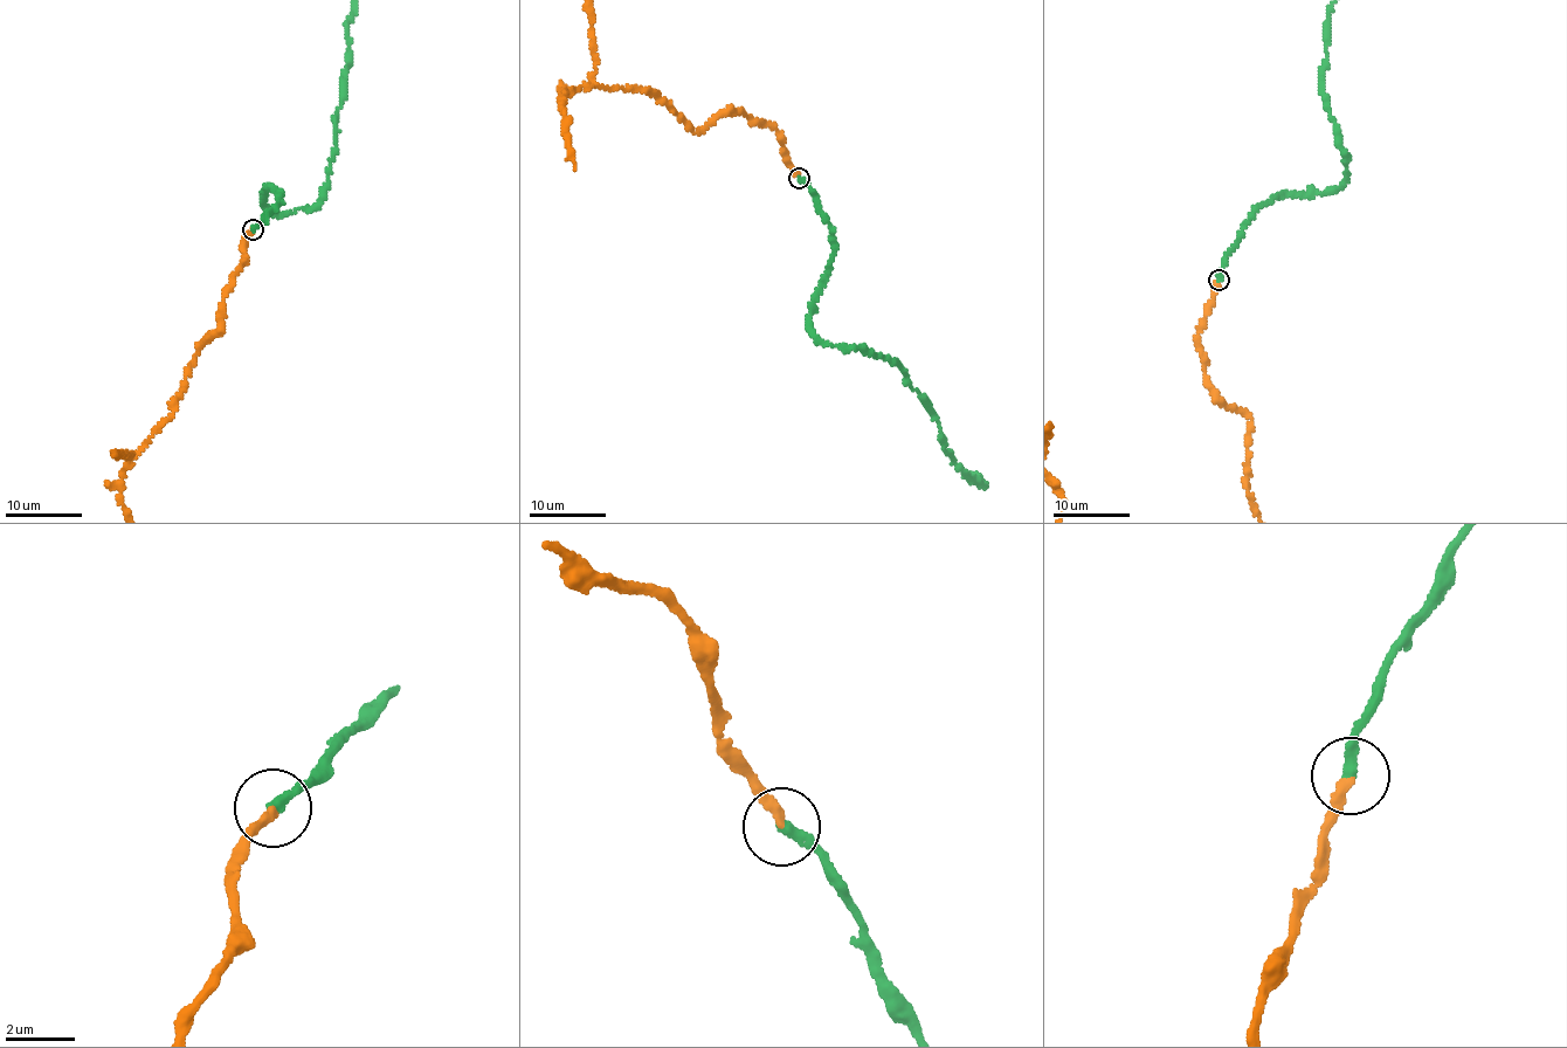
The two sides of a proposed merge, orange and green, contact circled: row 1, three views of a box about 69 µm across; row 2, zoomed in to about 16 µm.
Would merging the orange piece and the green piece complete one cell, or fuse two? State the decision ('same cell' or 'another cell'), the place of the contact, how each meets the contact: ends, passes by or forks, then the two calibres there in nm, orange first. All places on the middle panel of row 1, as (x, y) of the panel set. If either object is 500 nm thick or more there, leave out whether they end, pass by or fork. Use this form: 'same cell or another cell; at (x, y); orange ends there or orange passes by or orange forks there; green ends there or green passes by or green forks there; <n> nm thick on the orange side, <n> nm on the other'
another cell; at (799, 178); orange ends there; green ends there; 280 nm thick on the orange side, 320 nm on the other

